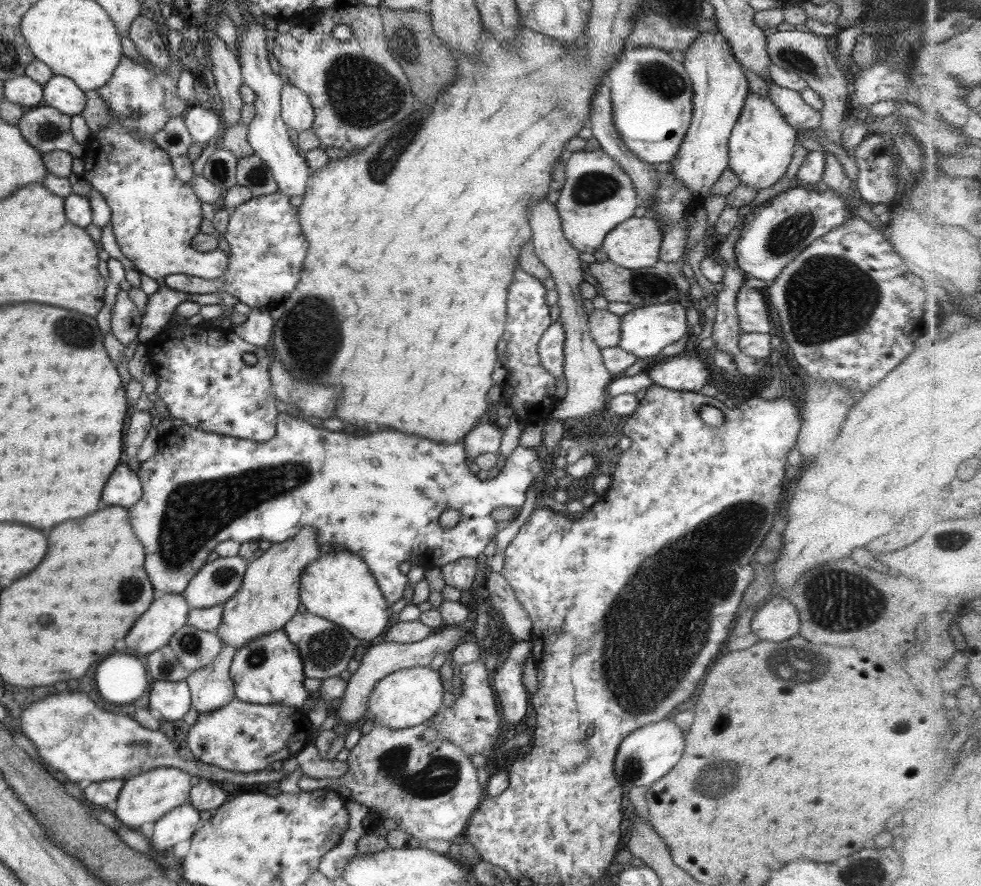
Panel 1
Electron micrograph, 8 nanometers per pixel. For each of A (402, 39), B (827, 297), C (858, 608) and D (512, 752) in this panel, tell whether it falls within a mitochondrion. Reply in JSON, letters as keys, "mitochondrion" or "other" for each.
{"A":"mitochondrion","B":"mitochondrion","C":"mitochondrion","D":"other"}

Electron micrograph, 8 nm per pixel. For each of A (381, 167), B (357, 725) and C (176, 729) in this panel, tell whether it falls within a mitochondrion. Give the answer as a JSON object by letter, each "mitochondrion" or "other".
{"A":"mitochondrion","B":"other","C":"other"}

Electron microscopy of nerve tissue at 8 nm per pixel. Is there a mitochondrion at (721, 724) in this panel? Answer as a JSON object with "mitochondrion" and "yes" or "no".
{"mitochondrion":"no"}

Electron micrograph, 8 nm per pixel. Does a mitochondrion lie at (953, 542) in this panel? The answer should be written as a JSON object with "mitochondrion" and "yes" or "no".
{"mitochondrion":"yes"}

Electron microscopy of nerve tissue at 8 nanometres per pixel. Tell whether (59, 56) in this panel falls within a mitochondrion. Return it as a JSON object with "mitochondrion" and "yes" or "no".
{"mitochondrion":"no"}

